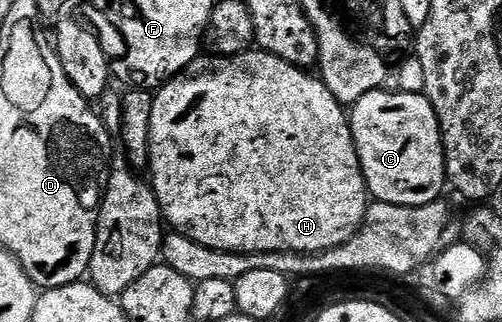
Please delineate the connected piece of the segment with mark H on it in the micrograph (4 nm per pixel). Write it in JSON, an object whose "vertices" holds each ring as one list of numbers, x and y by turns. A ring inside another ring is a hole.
{"vertices":[[250,49,228,57,198,58,179,75,174,75,154,94,155,109,151,109,151,149,148,174,153,174,151,186,157,194,164,222,175,229,176,234,191,237,199,245,207,245,220,251,304,251,320,253,330,251,347,242,365,220,365,212,371,202,365,186,365,175,353,144,353,131,349,128,349,115,342,103,326,89,316,74,292,67,287,61,268,51]]}

